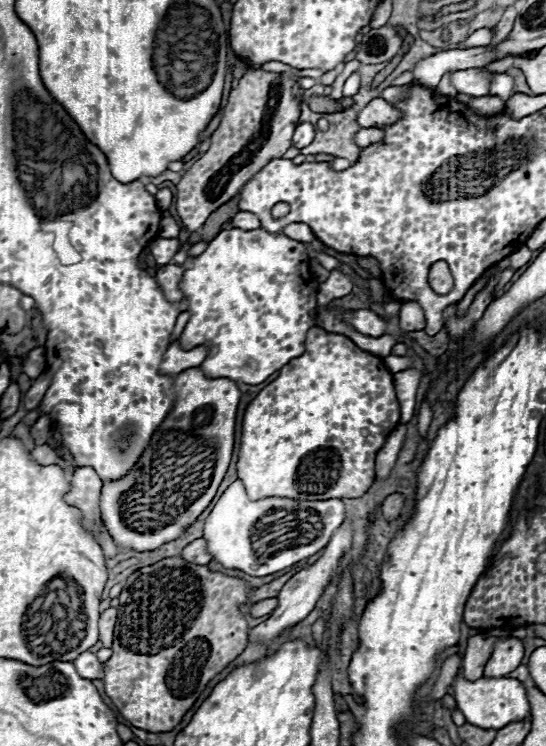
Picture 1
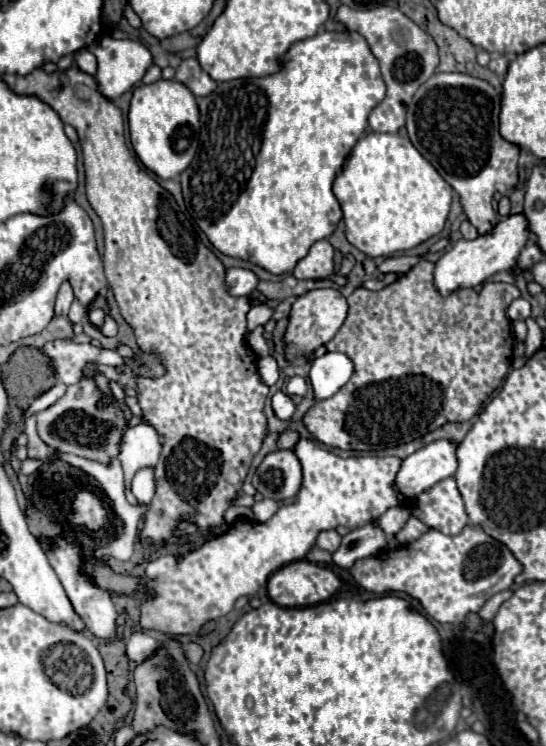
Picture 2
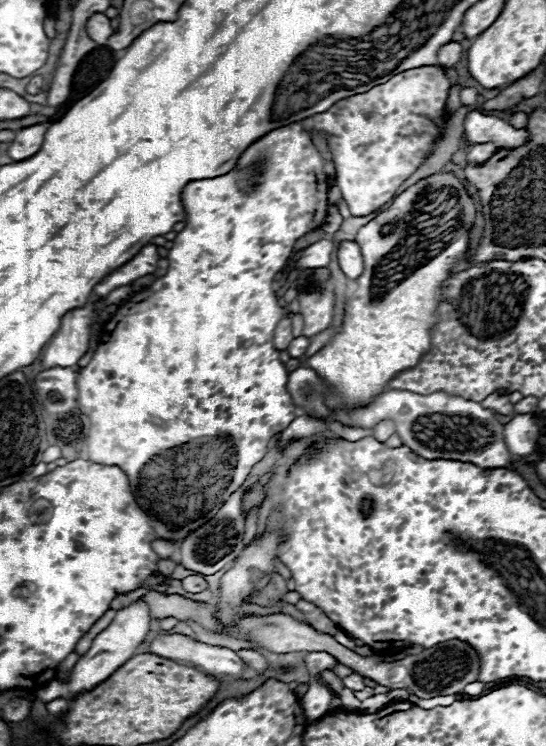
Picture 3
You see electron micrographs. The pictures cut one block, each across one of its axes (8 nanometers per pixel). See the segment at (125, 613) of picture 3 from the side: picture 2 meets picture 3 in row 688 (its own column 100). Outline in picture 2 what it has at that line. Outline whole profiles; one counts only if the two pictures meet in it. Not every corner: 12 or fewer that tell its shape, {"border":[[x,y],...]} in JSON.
{"border":[[110,36],[90,44],[100,92],[114,100],[152,64],[136,40]]}

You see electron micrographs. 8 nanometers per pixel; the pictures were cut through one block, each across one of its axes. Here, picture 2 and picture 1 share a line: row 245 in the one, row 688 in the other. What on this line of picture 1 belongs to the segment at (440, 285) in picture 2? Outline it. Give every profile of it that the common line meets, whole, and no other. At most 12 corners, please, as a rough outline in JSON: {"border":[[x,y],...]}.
{"border":[[460,676],[458,708],[468,724],[500,730],[530,718],[516,678]]}

